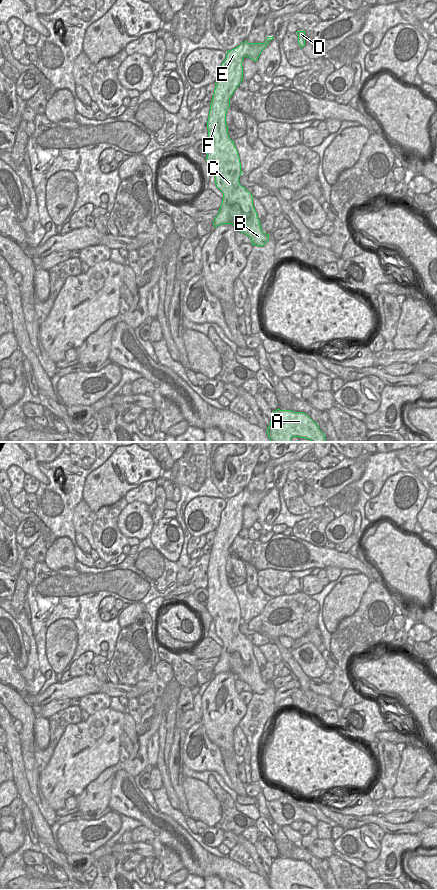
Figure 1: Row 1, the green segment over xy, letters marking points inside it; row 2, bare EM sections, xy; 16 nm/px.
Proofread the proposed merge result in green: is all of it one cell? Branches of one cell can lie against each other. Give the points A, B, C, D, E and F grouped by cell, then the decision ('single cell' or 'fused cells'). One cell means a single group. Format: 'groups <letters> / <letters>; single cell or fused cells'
groups A B C D E F; single cell

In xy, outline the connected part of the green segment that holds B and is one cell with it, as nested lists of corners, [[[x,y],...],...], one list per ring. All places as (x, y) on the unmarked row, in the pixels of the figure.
[[[273,484],[267,485],[264,491],[244,489],[227,499],[226,507],[221,512],[219,526],[215,530],[207,569],[206,609],[215,623],[216,635],[223,642],[213,673],[216,676],[219,673],[231,672],[236,679],[247,683],[252,693],[260,695],[267,691],[269,682],[262,679],[253,654],[254,645],[239,631],[242,622],[241,611],[234,589],[228,583],[226,561],[230,555],[231,544],[243,528],[243,507],[249,505],[256,510],[272,487]]]

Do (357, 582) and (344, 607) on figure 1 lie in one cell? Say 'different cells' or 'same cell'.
same cell

